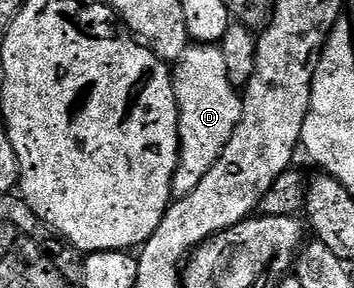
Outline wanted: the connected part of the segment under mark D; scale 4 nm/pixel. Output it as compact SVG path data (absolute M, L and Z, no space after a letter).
M218 45L187 46L173 68L174 92L178 102L178 168L174 174L175 196L192 193L200 181L216 165L222 150L232 141L242 116L242 96L235 80L228 75L224 53Z

